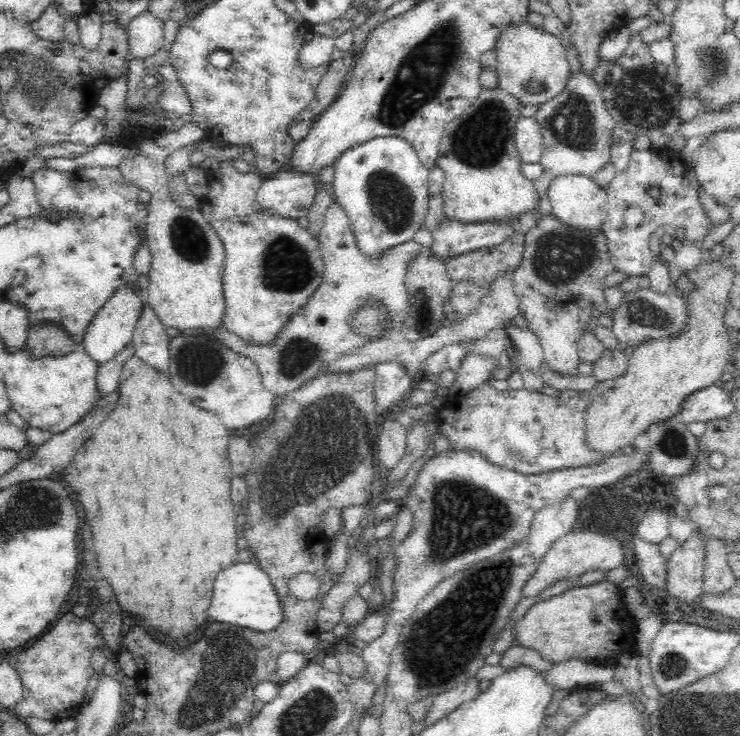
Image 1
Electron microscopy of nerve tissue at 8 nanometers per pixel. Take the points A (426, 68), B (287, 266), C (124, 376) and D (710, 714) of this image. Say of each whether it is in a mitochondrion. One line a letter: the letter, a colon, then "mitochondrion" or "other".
A: mitochondrion
B: mitochondrion
C: other
D: mitochondrion

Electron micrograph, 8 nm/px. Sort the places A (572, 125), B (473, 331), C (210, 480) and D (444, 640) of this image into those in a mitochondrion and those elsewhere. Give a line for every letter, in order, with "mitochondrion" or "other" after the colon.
A: mitochondrion
B: other
C: other
D: mitochondrion

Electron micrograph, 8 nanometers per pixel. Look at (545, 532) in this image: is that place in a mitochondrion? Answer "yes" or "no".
no

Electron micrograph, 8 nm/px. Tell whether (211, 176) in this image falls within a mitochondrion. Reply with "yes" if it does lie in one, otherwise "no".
no

